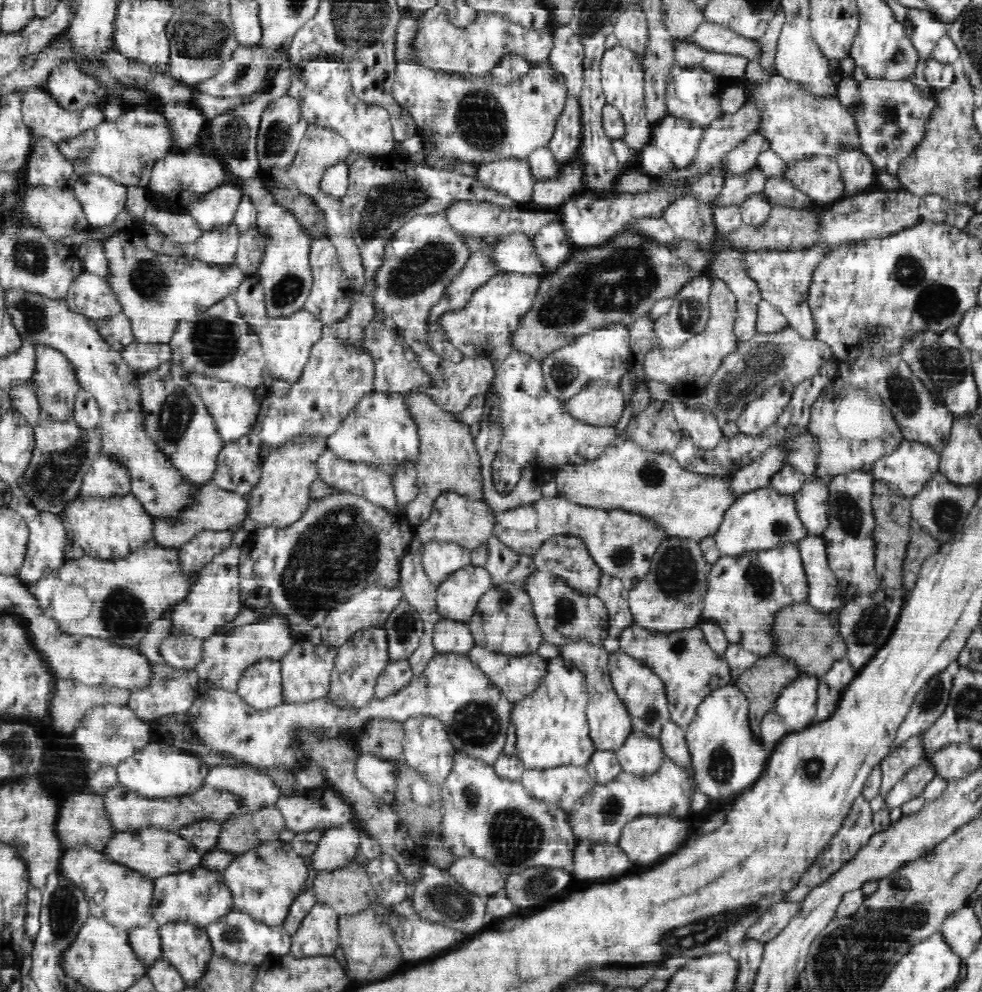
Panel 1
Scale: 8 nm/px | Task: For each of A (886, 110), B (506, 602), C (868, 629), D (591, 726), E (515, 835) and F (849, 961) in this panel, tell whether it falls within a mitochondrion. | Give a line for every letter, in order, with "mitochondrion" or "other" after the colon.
A: mitochondrion
B: mitochondrion
C: mitochondrion
D: other
E: mitochondrion
F: mitochondrion

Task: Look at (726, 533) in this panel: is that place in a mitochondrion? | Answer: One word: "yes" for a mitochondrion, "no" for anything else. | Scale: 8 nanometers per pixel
no

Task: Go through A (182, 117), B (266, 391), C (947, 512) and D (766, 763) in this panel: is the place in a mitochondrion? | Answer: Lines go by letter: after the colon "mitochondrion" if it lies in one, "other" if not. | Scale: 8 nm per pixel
A: other
B: other
C: mitochondrion
D: other

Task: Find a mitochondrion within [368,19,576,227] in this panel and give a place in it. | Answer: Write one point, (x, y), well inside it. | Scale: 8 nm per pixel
(479, 120)

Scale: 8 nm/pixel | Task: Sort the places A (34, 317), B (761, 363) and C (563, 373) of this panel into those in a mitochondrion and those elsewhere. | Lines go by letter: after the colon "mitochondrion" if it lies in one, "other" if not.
A: mitochondrion
B: mitochondrion
C: mitochondrion

